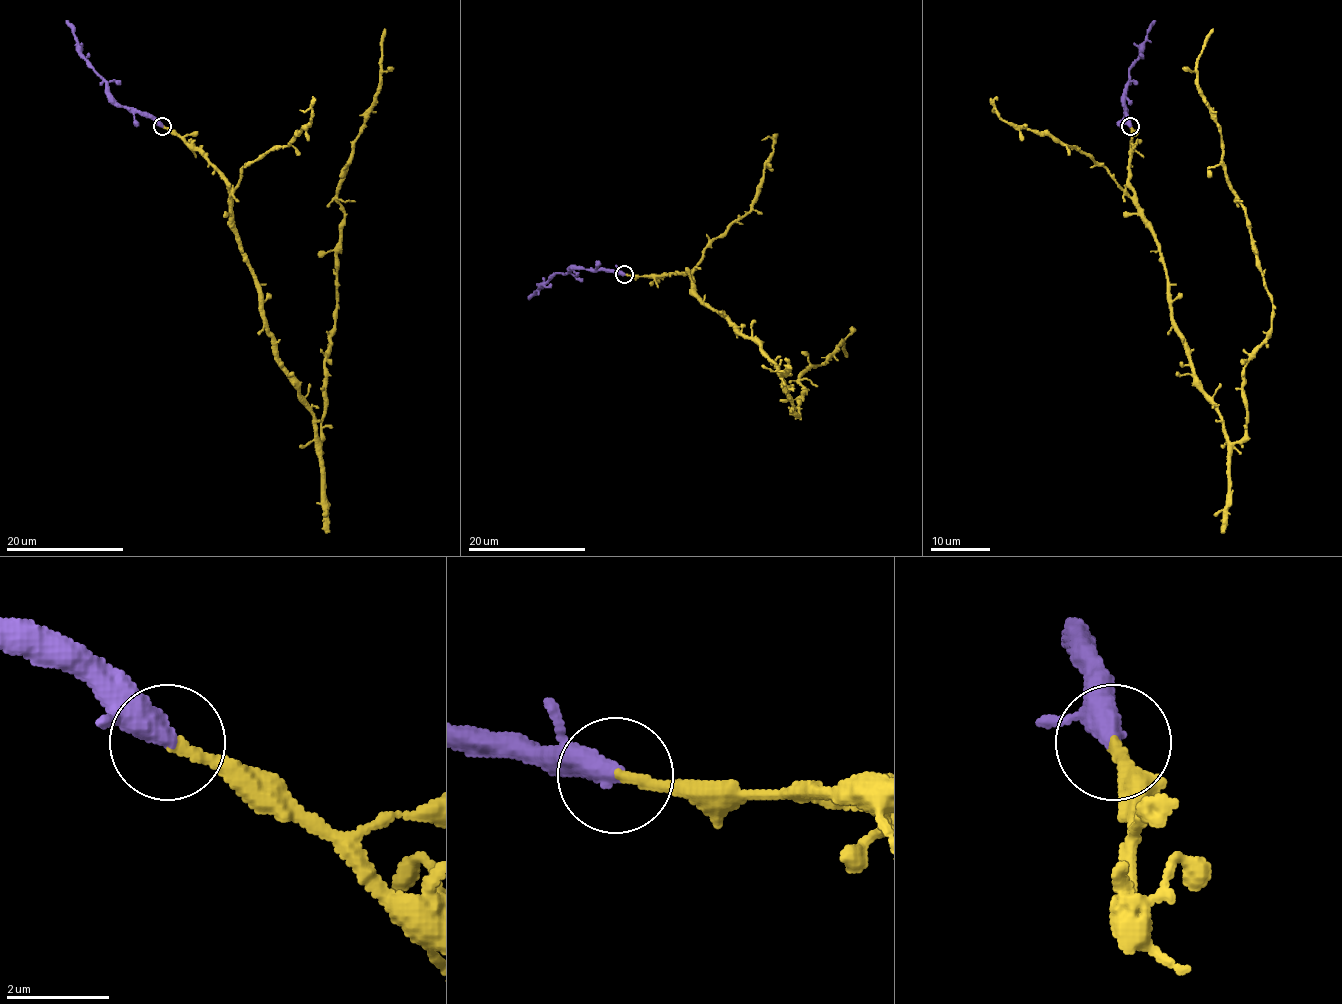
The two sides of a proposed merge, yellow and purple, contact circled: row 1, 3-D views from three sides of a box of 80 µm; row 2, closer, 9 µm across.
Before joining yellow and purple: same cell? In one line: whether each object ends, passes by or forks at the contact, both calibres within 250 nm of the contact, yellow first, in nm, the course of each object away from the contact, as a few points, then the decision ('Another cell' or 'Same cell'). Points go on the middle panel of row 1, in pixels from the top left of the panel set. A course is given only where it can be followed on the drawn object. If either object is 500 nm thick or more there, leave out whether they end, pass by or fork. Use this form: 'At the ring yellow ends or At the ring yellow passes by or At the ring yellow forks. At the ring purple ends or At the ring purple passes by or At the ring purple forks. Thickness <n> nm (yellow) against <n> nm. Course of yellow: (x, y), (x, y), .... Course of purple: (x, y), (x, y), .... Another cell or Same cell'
Thickness 220 nm (yellow) against 500 nm. Course of yellow: (624, 274), (687, 272), (692, 290), (773, 361), (798, 417), (805, 390), (800, 377), (842, 340), (847, 356). Course of purple: (624, 274), (581, 269), (556, 272), (528, 299). Same cell

